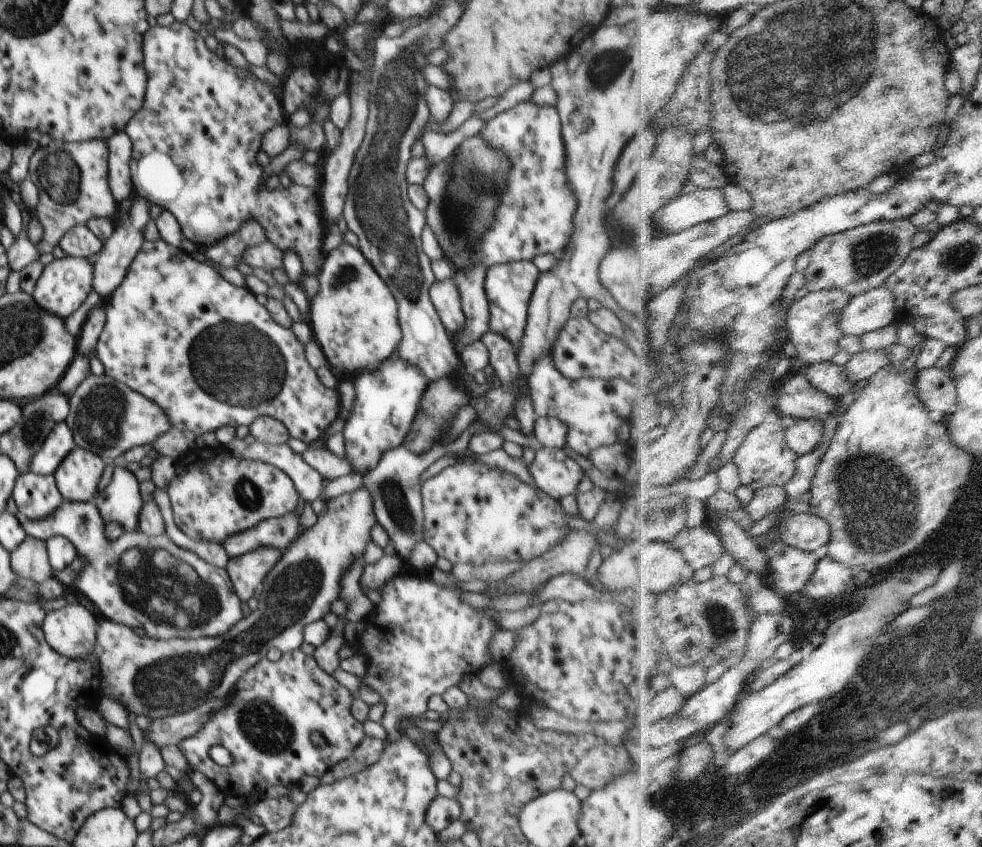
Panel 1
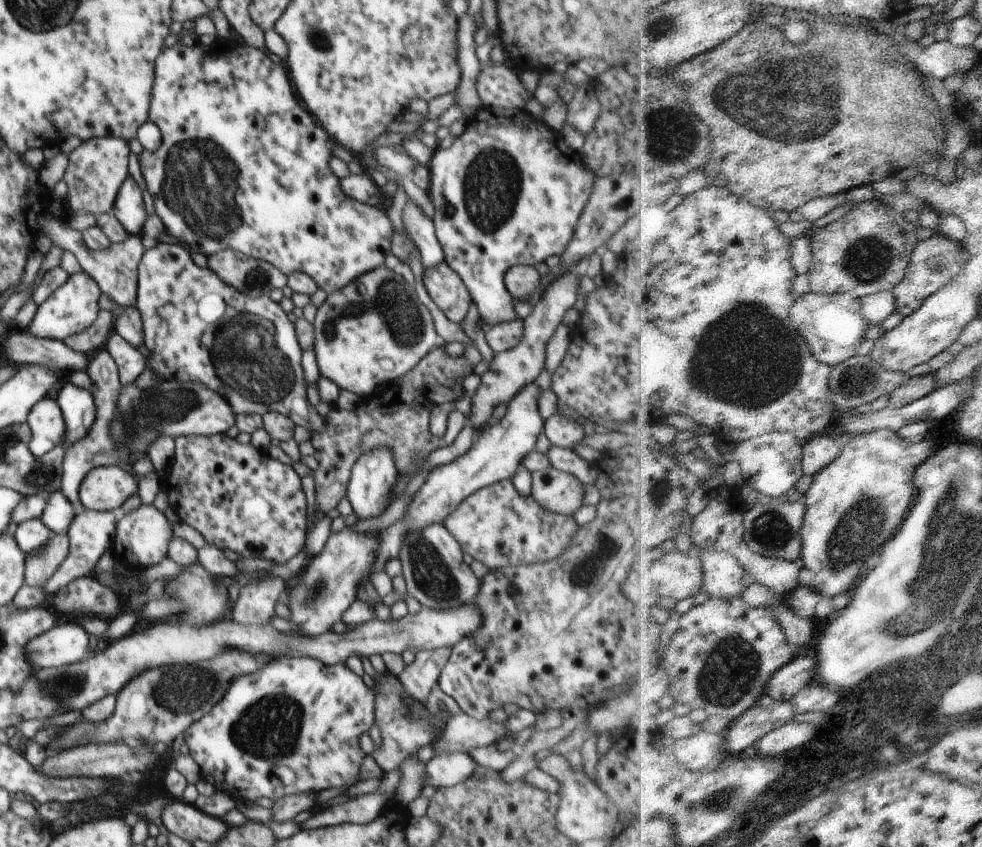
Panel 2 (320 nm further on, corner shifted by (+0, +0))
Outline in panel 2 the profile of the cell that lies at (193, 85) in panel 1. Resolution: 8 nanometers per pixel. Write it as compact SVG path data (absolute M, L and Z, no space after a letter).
M231 38L216 39L213 44L208 46L200 42L196 46L184 46L179 42L169 48L163 48L155 61L149 121L158 126L162 134L162 145L154 153L143 150L139 155L139 161L148 191L154 198L155 214L162 219L166 236L181 241L182 245L187 248L192 246L189 248L191 251L201 253L207 258L218 252L231 249L245 256L272 264L287 278L296 272L305 273L328 295L345 288L355 279L385 264L385 256L391 252L394 233L392 222L383 208L358 203L358 200L350 198L341 190L339 178L334 176L334 172L329 168L333 149L337 144L329 138L324 128L302 105L289 79L285 65L274 64L268 58L267 52L258 50L254 46L241 46L238 41Z

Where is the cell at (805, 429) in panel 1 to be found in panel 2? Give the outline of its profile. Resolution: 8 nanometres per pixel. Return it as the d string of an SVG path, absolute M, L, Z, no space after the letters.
M808 435L808 442L804 446L803 468L805 474L816 477L820 475L842 456L842 448L834 438L830 436Z

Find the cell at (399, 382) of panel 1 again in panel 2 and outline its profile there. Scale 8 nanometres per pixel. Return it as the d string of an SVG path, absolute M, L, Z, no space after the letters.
M378 448L366 452L352 466L350 481L347 485L347 497L358 519L376 518L386 510L393 500L393 489L397 486L399 473L391 449Z

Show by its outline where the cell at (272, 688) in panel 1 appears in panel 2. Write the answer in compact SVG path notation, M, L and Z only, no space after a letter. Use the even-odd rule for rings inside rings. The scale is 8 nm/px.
M290 656L279 657L278 659L272 659L268 664L264 666L258 672L252 674L244 674L244 676L238 676L236 680L232 680L230 688L226 692L226 695L208 712L205 716L202 716L200 720L196 720L194 724L190 724L184 732L186 732L185 744L183 749L188 750L188 754L192 756L192 760L196 762L198 768L200 768L200 778L202 780L213 784L218 791L222 791L228 794L234 800L250 800L255 801L258 798L270 798L270 800L279 800L280 796L292 796L296 794L316 794L326 789L340 788L340 786L348 786L356 784L360 776L360 768L362 768L362 760L366 756L366 752L360 748L359 738L364 732L368 732L370 728L375 725L375 692L374 688L368 688L364 684L362 677L357 676L352 670L349 670L346 665L334 664L333 666L327 666L318 660L313 660L308 656ZM274 766L286 766L290 768L298 778L294 784L286 786L286 788L280 788L278 792L272 792L272 782L270 782L270 776L272 776L272 770Z

